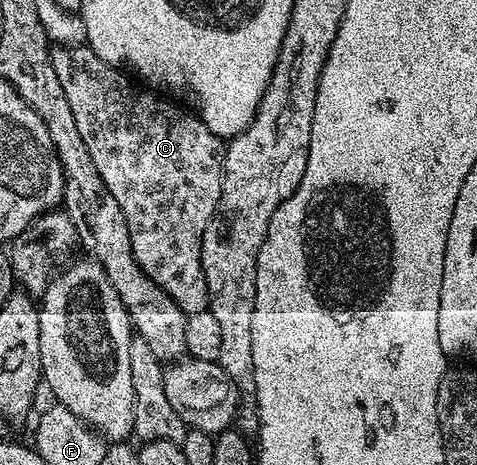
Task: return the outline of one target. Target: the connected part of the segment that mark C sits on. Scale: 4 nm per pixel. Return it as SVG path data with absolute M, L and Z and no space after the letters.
M58 46L50 57L56 78L60 78L60 86L64 86L68 97L72 118L76 118L76 130L84 138L104 186L112 190L112 198L124 210L136 262L187 314L207 311L210 299L208 282L204 282L202 239L220 198L223 141L193 111L185 112L170 101L173 99L163 98L157 91L135 82L123 69L104 62L89 46Z

